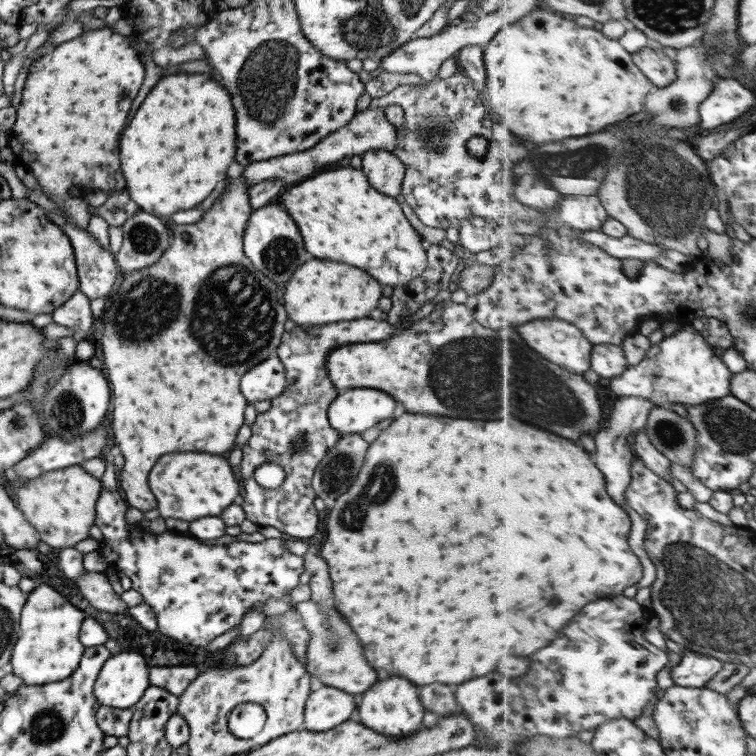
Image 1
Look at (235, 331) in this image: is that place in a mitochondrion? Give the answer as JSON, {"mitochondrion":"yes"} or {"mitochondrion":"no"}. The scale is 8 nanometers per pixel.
{"mitochondrion":"yes"}

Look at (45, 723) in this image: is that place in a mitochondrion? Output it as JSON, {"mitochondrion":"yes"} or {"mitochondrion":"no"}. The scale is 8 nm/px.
{"mitochondrion":"yes"}

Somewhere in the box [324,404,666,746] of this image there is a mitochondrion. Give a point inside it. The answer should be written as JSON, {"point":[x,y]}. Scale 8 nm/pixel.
{"point":[381,485]}

